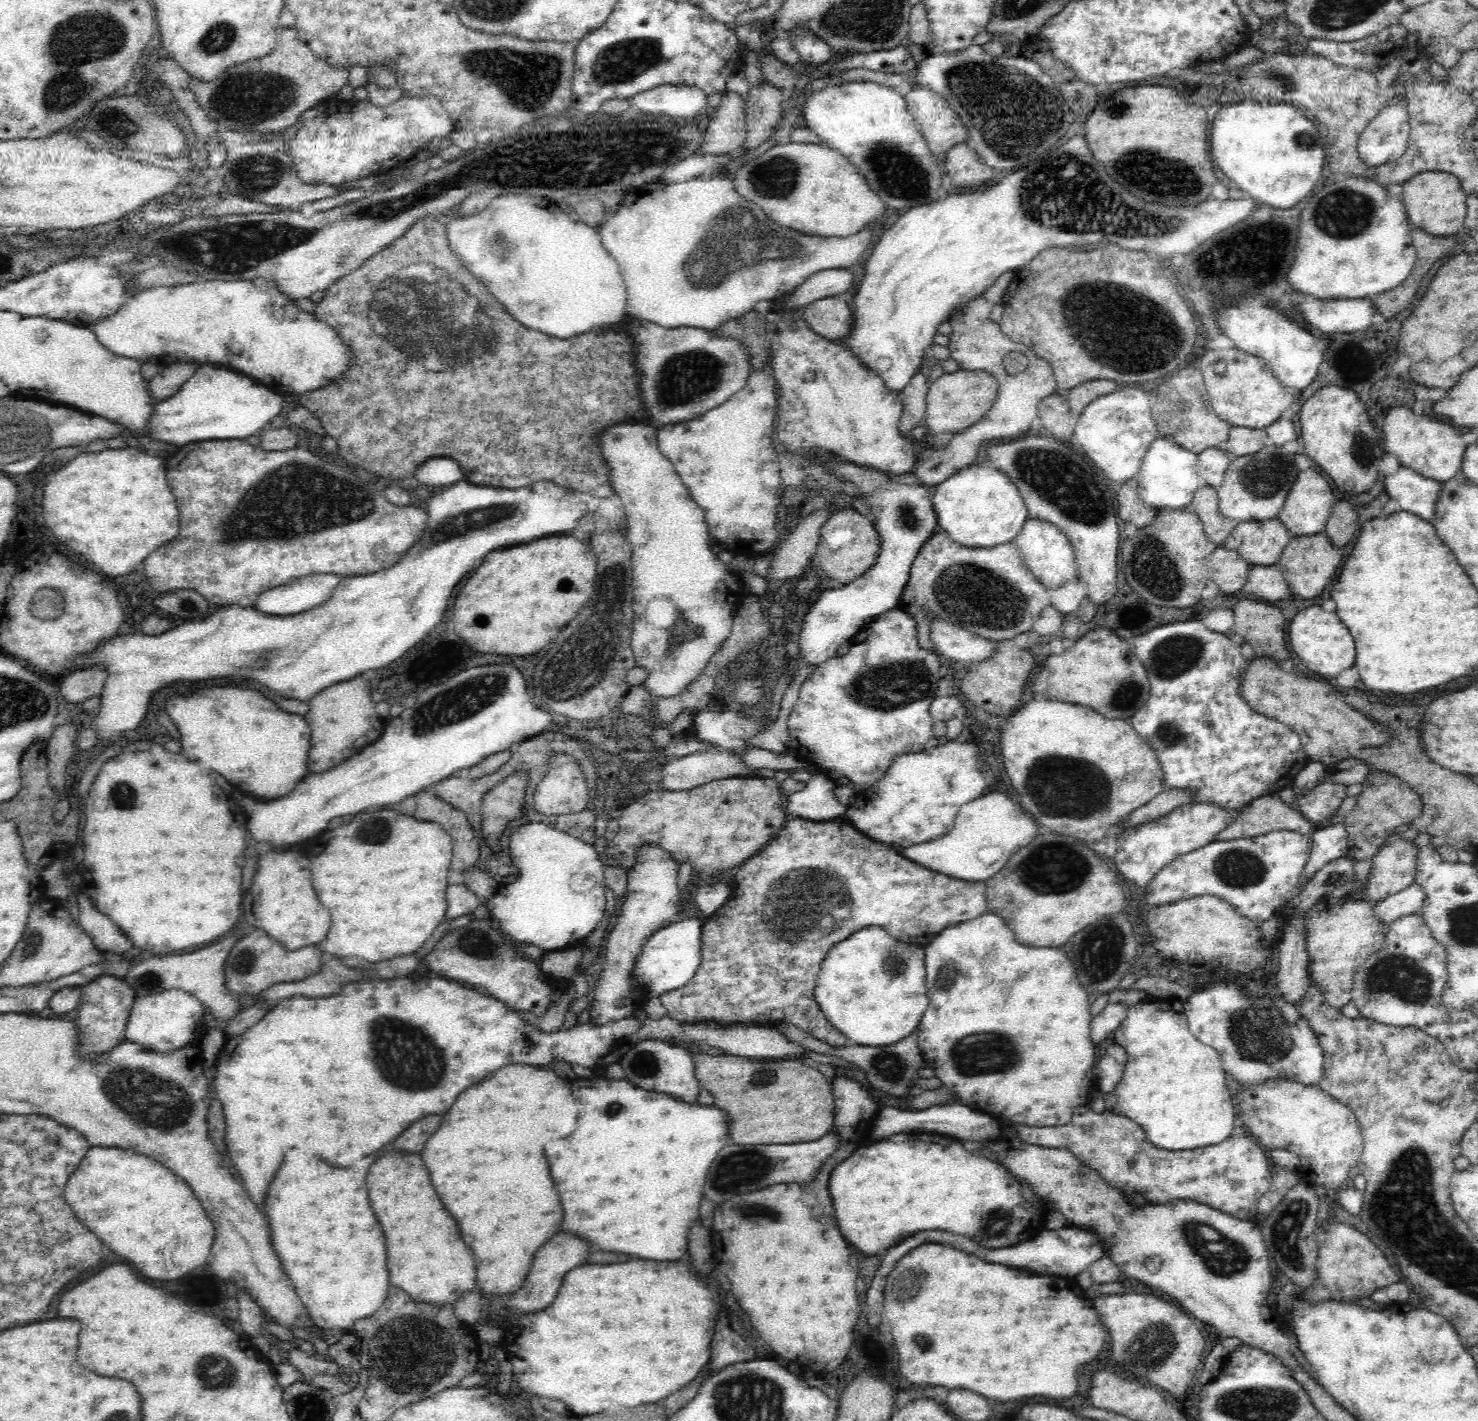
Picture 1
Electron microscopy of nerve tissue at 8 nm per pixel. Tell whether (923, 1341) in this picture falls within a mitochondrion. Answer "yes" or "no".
yes

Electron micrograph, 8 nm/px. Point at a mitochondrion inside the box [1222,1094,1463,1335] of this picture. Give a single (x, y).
(1287, 1224)

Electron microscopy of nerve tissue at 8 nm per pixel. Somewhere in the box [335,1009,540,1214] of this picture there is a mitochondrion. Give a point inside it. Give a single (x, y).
(399, 1049)

